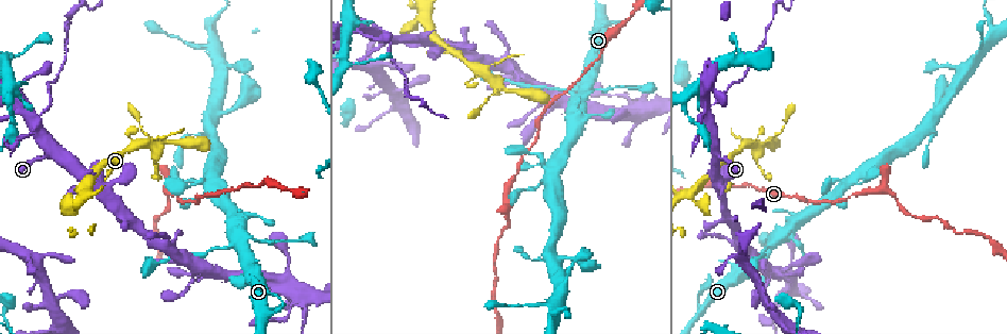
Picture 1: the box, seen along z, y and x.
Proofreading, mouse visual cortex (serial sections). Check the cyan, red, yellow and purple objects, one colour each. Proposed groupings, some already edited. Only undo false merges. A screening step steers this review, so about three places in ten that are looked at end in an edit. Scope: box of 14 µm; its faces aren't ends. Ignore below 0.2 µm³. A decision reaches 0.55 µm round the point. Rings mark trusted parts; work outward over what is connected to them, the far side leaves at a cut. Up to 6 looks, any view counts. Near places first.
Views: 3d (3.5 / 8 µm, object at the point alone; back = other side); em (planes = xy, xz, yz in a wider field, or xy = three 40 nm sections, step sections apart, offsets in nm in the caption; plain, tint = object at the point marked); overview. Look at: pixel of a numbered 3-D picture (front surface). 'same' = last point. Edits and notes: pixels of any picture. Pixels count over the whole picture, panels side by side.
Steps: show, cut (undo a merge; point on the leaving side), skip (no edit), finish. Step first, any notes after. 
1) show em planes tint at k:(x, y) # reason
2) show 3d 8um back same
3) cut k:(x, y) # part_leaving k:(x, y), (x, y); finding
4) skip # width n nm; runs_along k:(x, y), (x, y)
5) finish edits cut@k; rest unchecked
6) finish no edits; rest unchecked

show 3d 3.5um at 1:(891, 192) # calibre changes

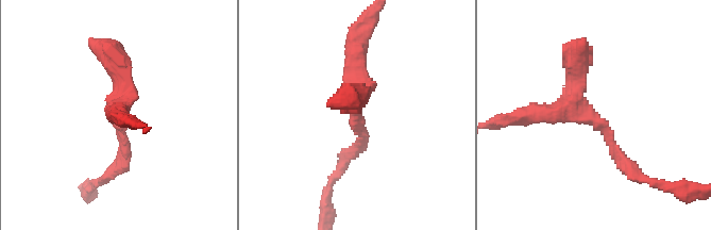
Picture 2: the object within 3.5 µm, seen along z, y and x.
show em xy step 1 tint at 2:(593, 118)

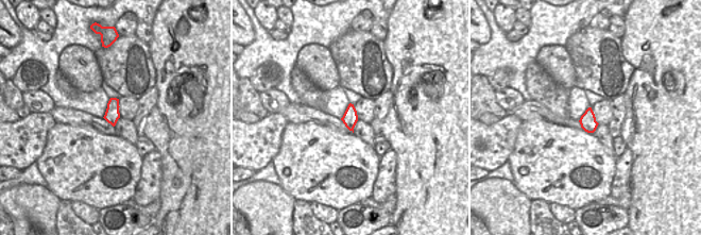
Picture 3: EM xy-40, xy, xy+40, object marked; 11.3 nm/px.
show em xy step 3 tint same # another direction

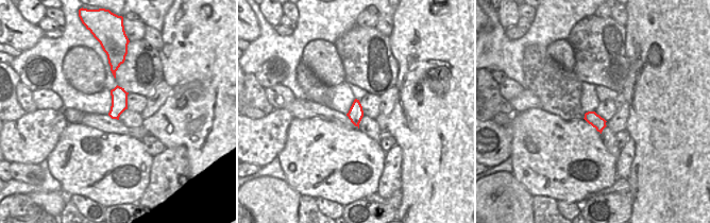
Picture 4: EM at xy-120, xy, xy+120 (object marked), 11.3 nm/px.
skip # runs_along 2:(523, 117), (588, 114), (631, 173); continuous, no second cell

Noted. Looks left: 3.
show 3d 3.5um at 1:(942, 219) # a narrow waist

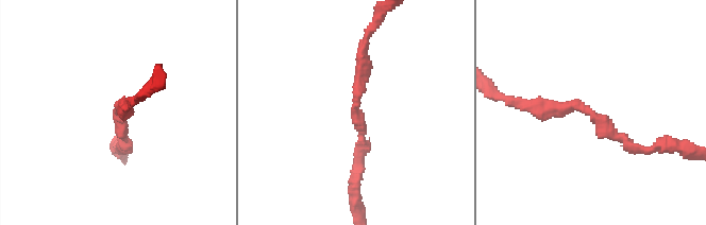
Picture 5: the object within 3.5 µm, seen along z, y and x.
show em xy step 3 tint at 5:(115, 109) # arm_widths 150, 200 nm; need the tissue

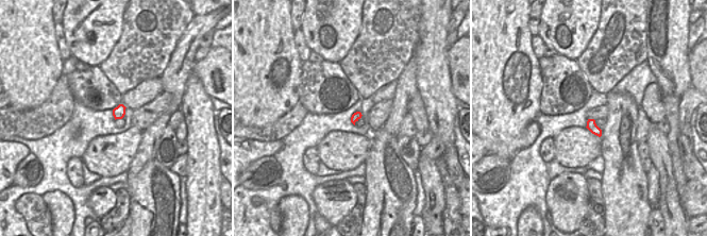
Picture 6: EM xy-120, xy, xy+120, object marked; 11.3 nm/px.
skip # runs_along 5:(523, 104), (591, 110), (643, 150); all the same cell

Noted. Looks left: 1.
finish no edits; rest unchecked

